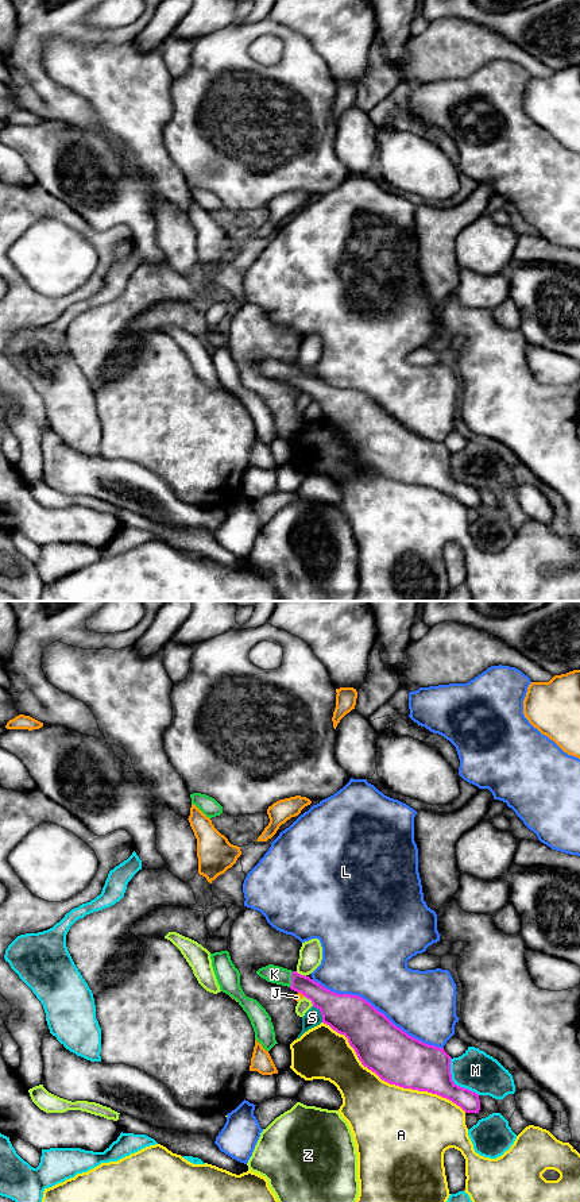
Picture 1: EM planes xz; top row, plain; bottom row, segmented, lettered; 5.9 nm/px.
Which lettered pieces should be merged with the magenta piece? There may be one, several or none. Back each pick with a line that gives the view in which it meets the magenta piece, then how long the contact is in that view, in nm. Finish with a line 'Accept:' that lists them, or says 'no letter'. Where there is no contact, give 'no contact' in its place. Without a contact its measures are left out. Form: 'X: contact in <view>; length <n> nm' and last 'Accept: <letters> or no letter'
K: contact in xz; length 100 nm
Accept: K

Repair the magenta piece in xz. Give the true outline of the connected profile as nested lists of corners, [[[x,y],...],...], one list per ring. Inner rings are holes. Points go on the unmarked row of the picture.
[[[274,359],[259,363],[256,369],[267,377],[287,381],[310,394],[313,401],[321,407],[322,417],[337,428],[344,429],[361,459],[375,467],[382,475],[403,484],[437,489],[452,496],[465,508],[479,508],[479,489],[460,482],[452,475],[452,452],[444,443],[425,439],[409,431],[359,390],[333,388],[309,371]]]

